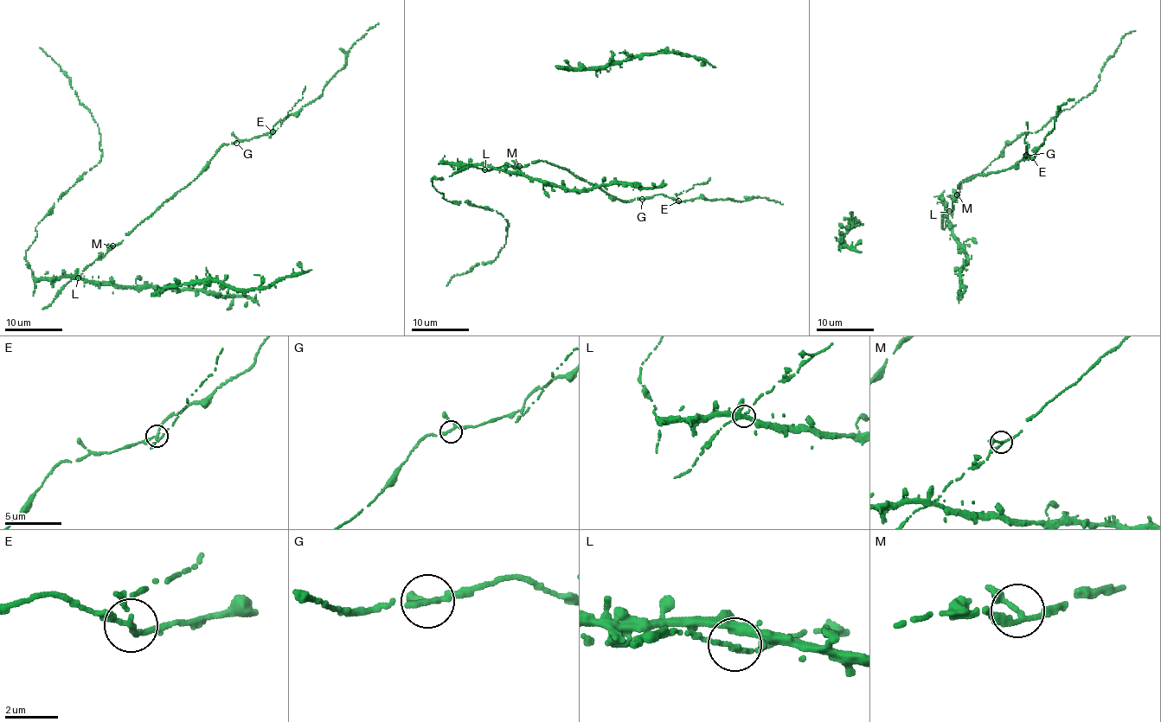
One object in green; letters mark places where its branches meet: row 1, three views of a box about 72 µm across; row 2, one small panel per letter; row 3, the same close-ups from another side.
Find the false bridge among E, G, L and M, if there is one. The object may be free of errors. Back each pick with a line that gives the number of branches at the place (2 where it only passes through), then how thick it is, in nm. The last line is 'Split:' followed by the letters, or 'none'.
Split: none

